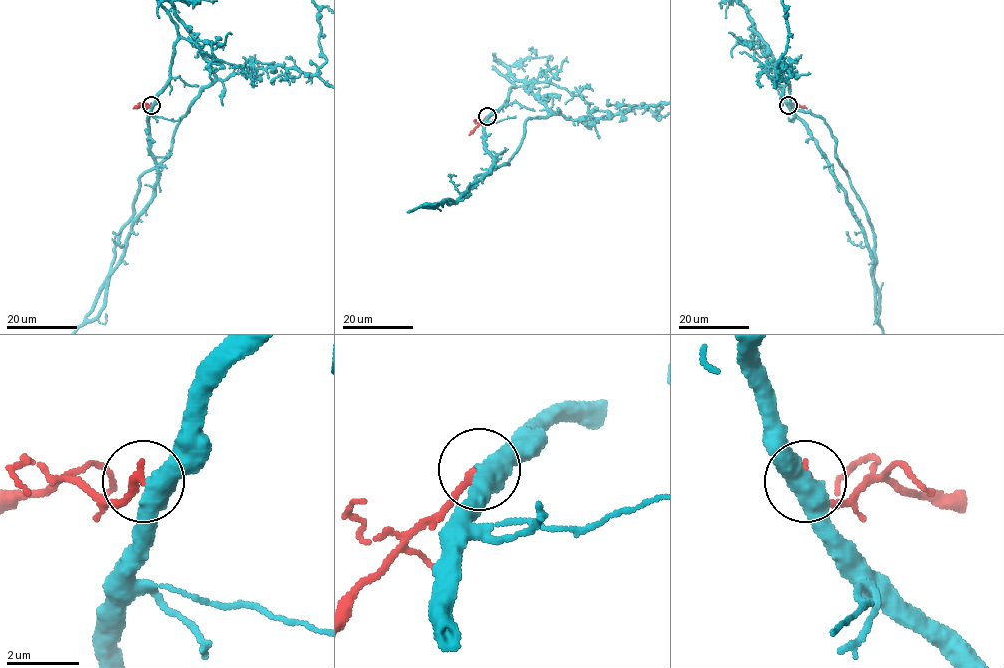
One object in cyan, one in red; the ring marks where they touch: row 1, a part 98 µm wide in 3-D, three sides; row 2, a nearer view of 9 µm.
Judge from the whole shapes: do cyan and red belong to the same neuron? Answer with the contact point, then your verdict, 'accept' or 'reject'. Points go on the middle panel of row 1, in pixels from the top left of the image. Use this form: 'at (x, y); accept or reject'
at (487, 116); reject

